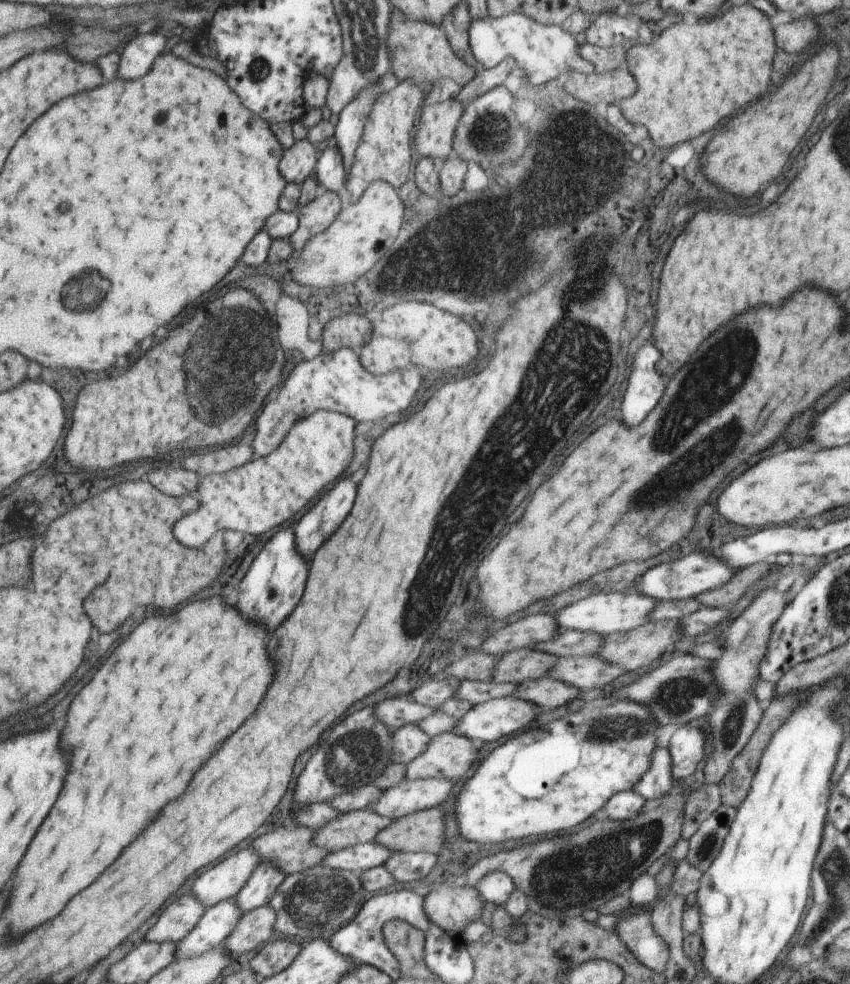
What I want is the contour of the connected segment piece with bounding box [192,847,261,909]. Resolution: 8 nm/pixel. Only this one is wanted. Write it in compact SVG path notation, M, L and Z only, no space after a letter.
M252 847L244 848L202 872L196 878L192 892L206 909L235 898L260 862L261 856Z

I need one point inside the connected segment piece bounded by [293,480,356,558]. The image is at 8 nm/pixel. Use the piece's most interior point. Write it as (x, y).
(328, 513)

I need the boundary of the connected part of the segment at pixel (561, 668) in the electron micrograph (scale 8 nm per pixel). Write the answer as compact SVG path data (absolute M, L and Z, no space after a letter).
M568 657L562 658L547 675L553 679L560 679L566 684L599 688L606 686L618 676L626 674L628 670L620 665L604 661L602 657Z

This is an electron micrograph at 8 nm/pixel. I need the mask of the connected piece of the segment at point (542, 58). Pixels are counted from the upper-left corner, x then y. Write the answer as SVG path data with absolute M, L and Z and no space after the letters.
M516 11L498 18L488 14L472 21L469 26L469 43L474 58L484 69L495 68L504 59L513 59L515 66L527 73L525 85L534 91L541 91L546 82L556 80L562 74L591 75L595 72L595 66L578 53L575 35L562 30L558 25L540 24Z

